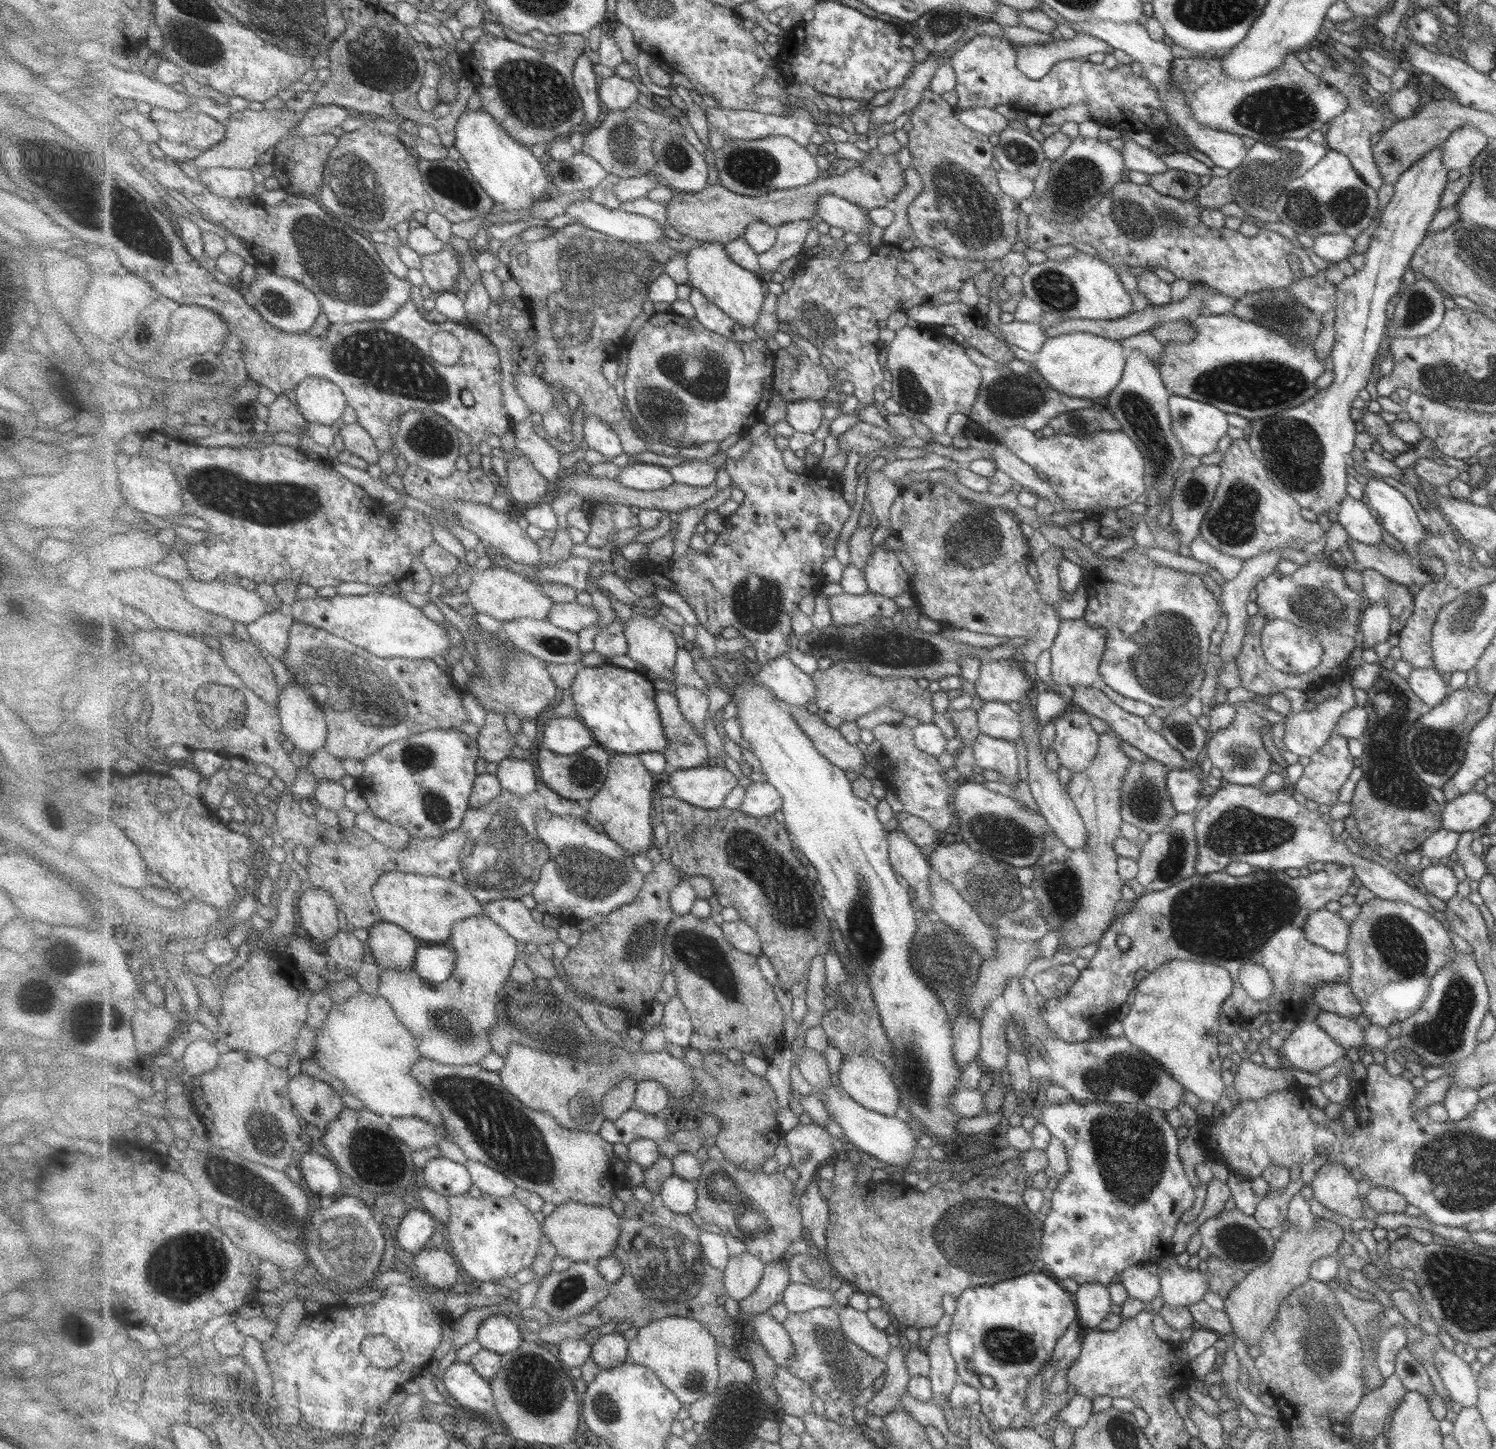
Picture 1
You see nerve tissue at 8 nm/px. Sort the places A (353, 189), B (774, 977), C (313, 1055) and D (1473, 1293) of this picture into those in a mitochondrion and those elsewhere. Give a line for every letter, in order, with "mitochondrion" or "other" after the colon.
A: mitochondrion
B: other
C: other
D: mitochondrion

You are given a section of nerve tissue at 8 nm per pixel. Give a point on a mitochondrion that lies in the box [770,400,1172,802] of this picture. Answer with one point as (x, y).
(974, 540)

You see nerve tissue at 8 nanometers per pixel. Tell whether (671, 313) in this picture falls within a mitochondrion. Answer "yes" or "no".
no

